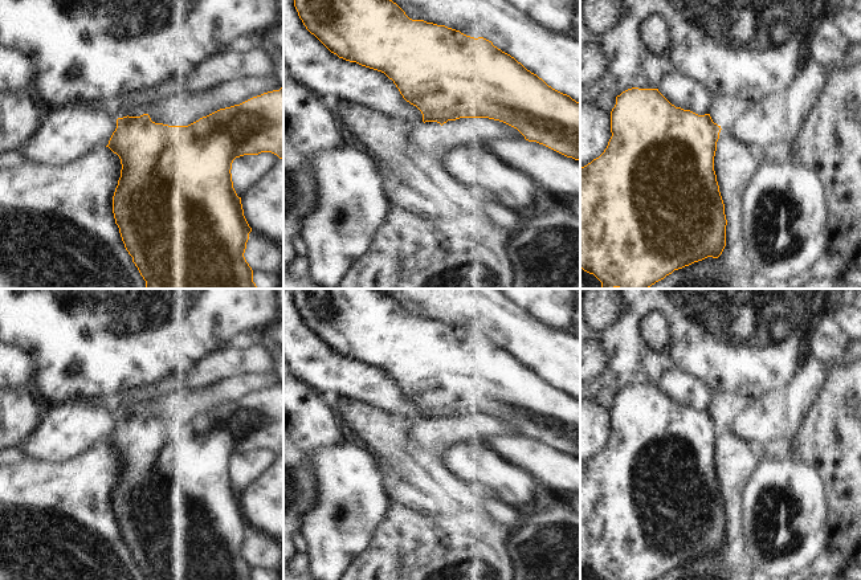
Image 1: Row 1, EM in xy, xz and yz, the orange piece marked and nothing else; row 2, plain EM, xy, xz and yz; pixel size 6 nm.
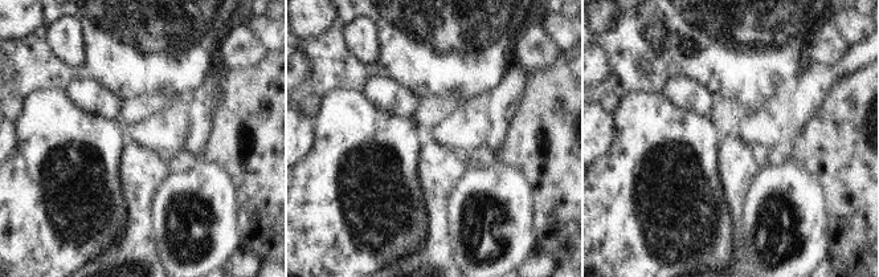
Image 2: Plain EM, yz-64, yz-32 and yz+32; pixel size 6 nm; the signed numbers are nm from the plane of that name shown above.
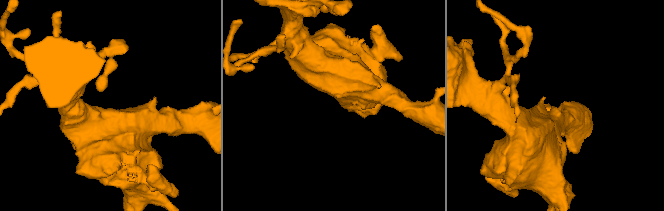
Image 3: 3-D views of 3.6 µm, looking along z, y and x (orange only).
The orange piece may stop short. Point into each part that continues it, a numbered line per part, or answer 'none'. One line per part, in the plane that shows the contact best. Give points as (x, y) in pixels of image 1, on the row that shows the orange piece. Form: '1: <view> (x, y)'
none

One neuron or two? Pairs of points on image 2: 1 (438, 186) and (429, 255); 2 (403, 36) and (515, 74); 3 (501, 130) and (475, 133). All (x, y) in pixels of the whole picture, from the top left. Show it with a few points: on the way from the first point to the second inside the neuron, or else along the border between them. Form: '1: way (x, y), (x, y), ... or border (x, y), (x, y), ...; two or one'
1: way (438, 203), (438, 237); one
2: border (514, 61), (498, 85); two
3: border (487, 131), (485, 143); two

